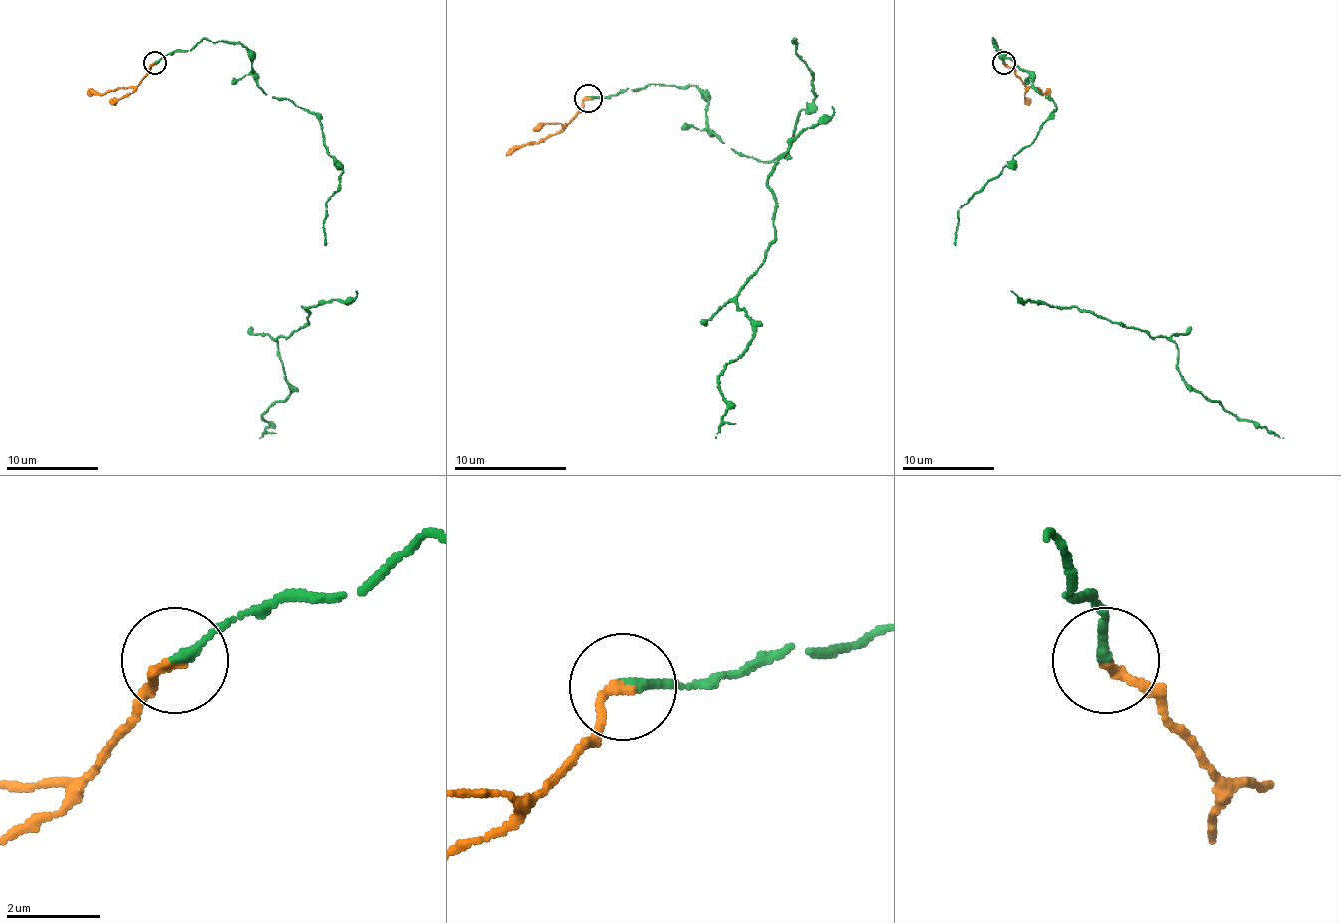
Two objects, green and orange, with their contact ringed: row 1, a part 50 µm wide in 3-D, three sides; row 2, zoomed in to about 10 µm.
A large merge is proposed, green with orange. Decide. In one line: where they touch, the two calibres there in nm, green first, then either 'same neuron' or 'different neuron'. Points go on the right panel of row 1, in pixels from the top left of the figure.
place (1003, 63); calibres 200 and 190 nm; same neuron

